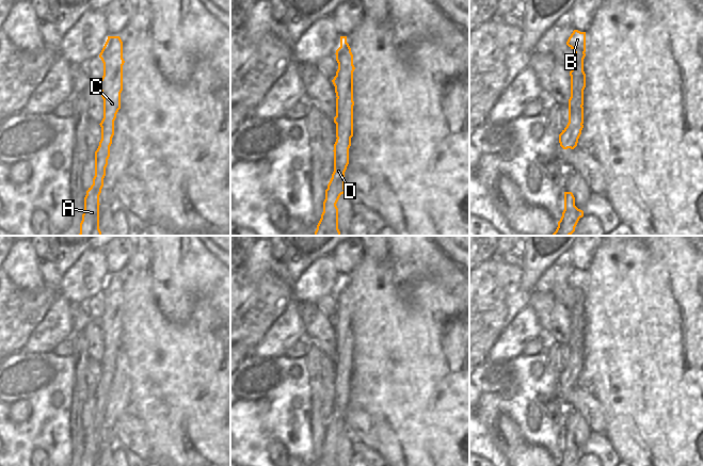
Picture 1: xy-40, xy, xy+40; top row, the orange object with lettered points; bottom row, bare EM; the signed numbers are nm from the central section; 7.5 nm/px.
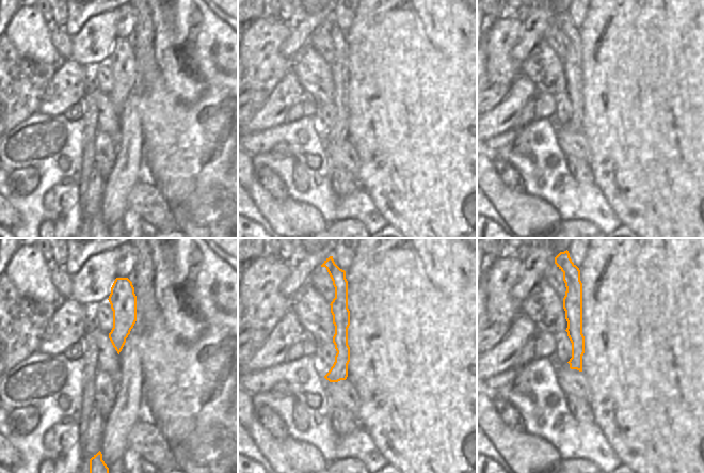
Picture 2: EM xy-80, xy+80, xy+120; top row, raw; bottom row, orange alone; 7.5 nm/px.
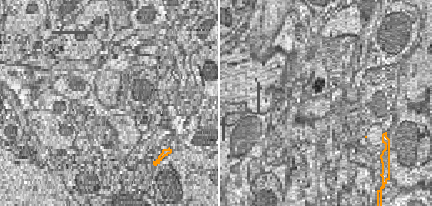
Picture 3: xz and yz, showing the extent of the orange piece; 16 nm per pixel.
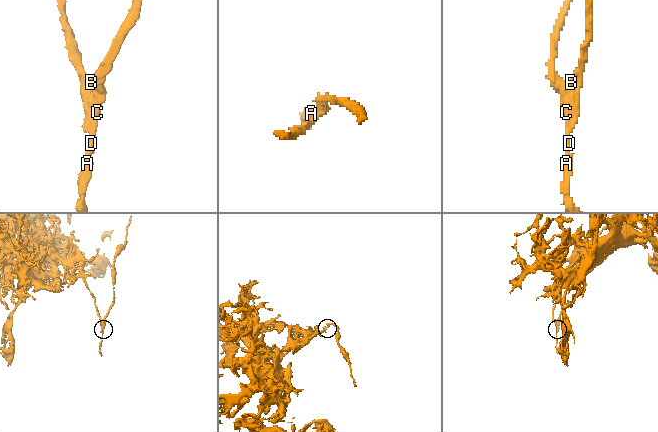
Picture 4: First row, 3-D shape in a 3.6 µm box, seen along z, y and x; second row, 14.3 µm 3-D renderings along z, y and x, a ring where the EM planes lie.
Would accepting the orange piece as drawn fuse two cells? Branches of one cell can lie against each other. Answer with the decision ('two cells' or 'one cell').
two cells

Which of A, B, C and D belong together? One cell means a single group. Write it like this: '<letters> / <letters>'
A C D / B

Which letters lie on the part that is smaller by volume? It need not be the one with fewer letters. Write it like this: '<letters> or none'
A, C, D

